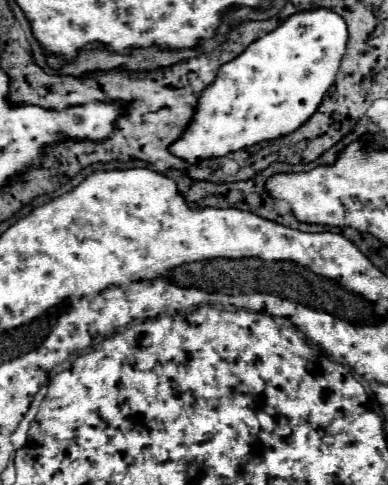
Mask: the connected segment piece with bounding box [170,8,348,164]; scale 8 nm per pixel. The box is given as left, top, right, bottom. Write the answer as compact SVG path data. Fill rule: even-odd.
M328 8L298 12L290 16L274 32L252 42L240 56L236 56L232 62L224 64L218 70L216 80L202 92L198 100L198 108L190 128L180 140L170 146L170 152L190 164L196 164L206 158L224 156L228 152L242 150L262 140L274 140L294 132L316 112L322 96L334 84L340 60L346 52L346 40L346 22Z

